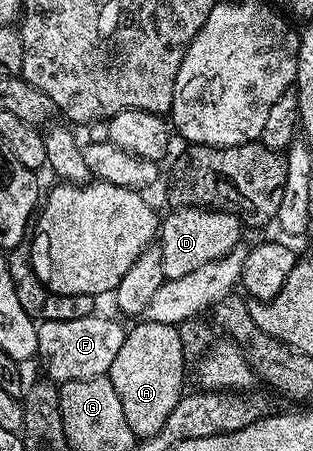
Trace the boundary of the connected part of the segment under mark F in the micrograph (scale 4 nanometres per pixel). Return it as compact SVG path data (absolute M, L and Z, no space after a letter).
M94 315L83 319L40 322L37 325L37 357L45 368L44 376L54 383L106 376L111 363L115 363L115 355L119 355L119 347L123 347L127 332L126 326L117 321Z

